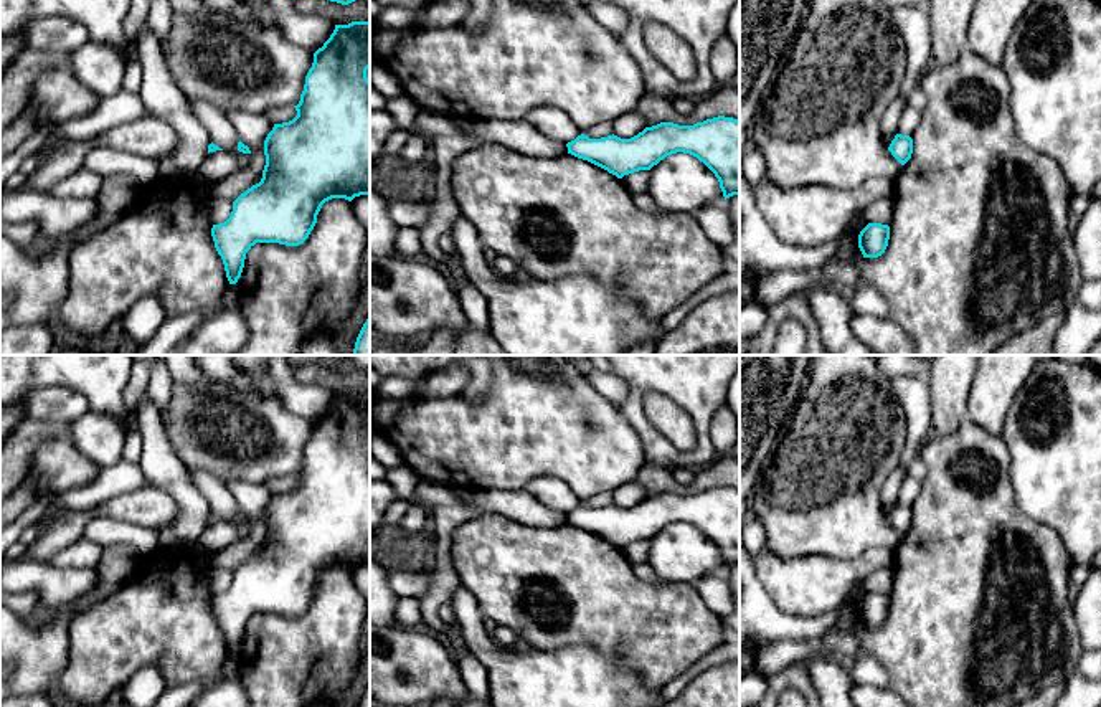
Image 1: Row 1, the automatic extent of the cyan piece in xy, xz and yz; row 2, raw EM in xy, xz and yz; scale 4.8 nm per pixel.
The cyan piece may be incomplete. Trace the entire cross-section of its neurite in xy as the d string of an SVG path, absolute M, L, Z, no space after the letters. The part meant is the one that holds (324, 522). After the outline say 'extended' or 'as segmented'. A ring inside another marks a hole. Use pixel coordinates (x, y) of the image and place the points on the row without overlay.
M370 391L335 395L333 403L314 423L297 486L274 494L264 510L266 535L259 553L233 572L224 593L213 595L215 618L229 654L241 648L246 623L256 613L302 614L317 593L322 575L332 568L352 572L370 565Z; as segmented

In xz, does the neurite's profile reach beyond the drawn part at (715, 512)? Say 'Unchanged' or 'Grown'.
Unchanged

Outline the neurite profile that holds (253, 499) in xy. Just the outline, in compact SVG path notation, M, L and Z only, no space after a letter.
M238 477L226 481L224 486L238 502L239 510L251 520L251 534L246 540L215 552L213 565L234 572L262 543L266 535L264 510L274 494L264 486L251 484Z

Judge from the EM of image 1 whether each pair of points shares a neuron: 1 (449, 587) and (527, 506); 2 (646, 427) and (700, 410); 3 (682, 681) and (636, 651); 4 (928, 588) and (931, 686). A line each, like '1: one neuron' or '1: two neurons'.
1: one neuron
2: one neuron
3: two neurons
4: one neuron

